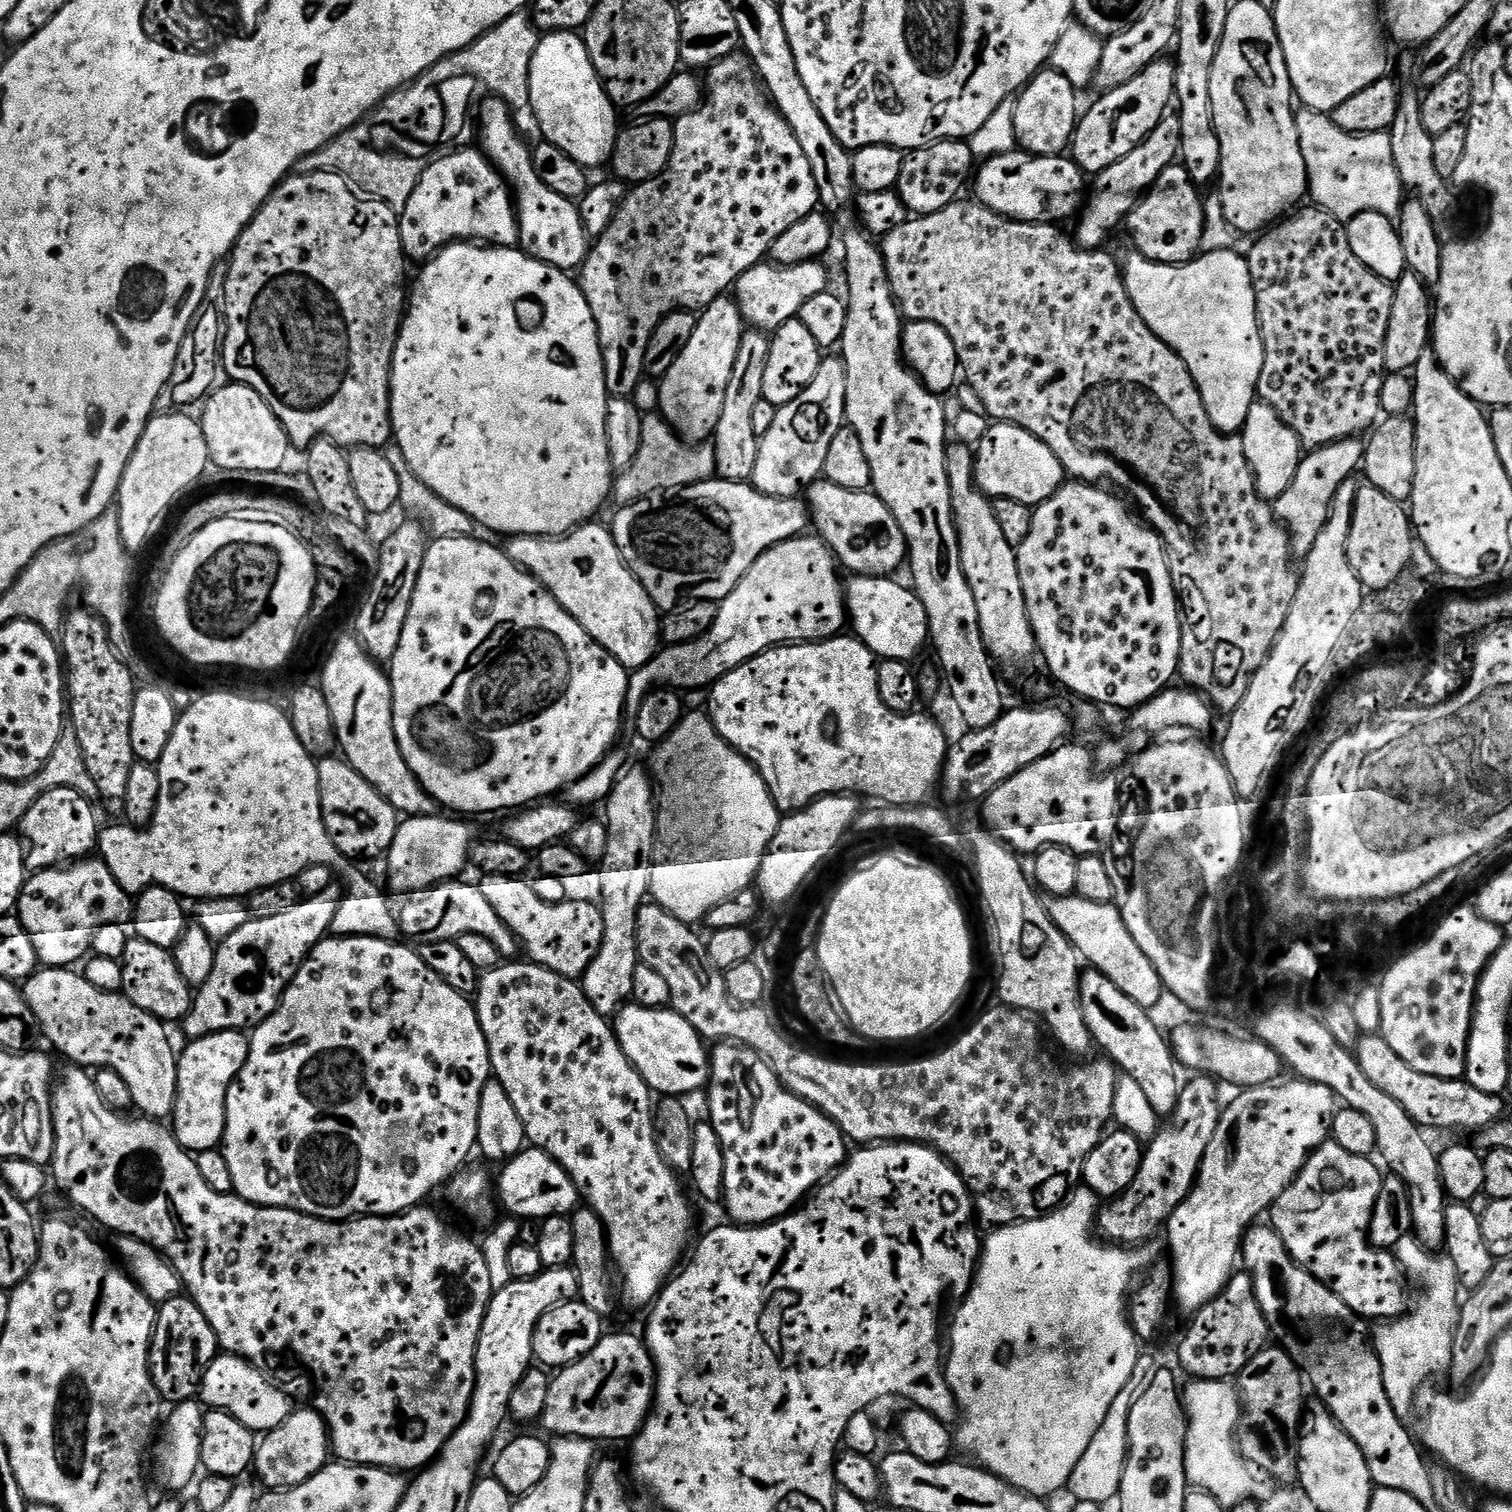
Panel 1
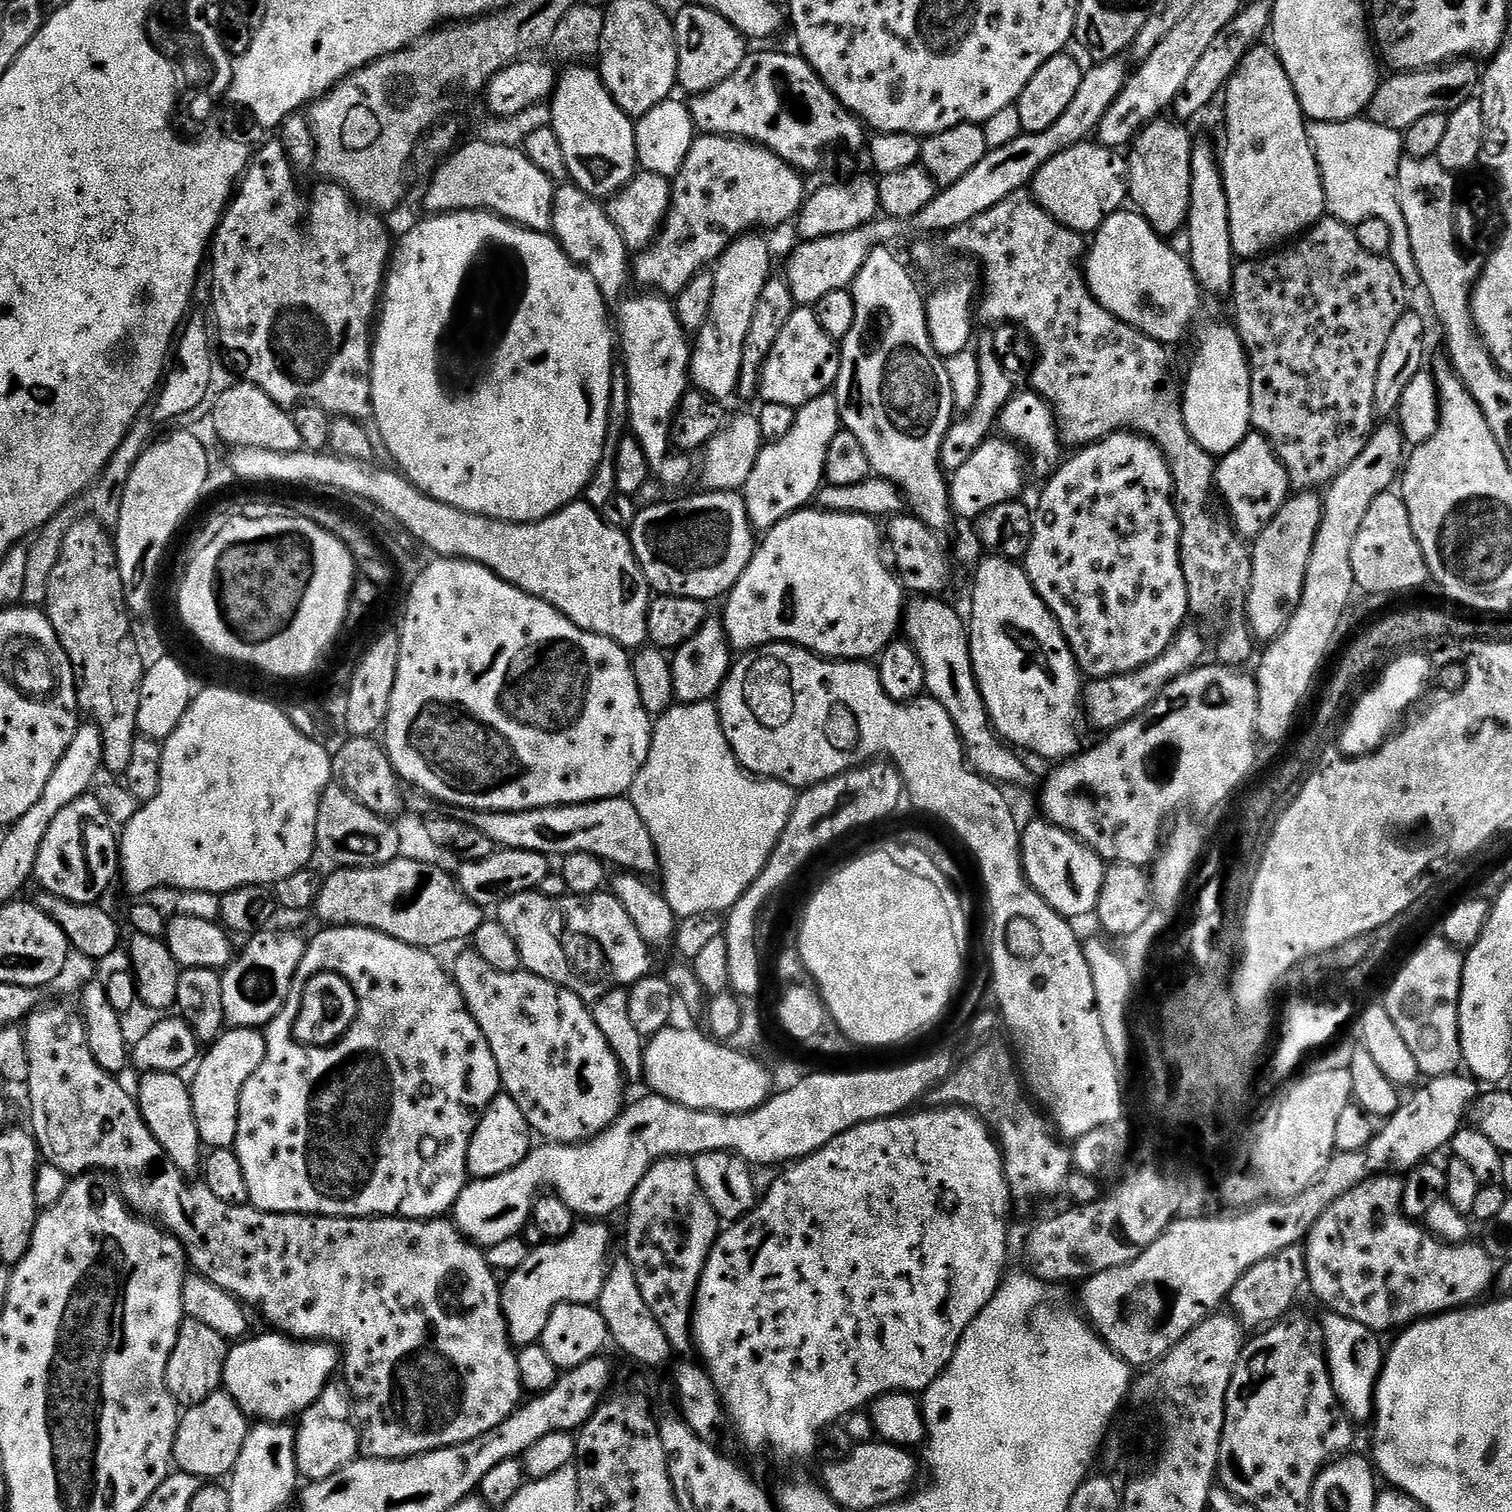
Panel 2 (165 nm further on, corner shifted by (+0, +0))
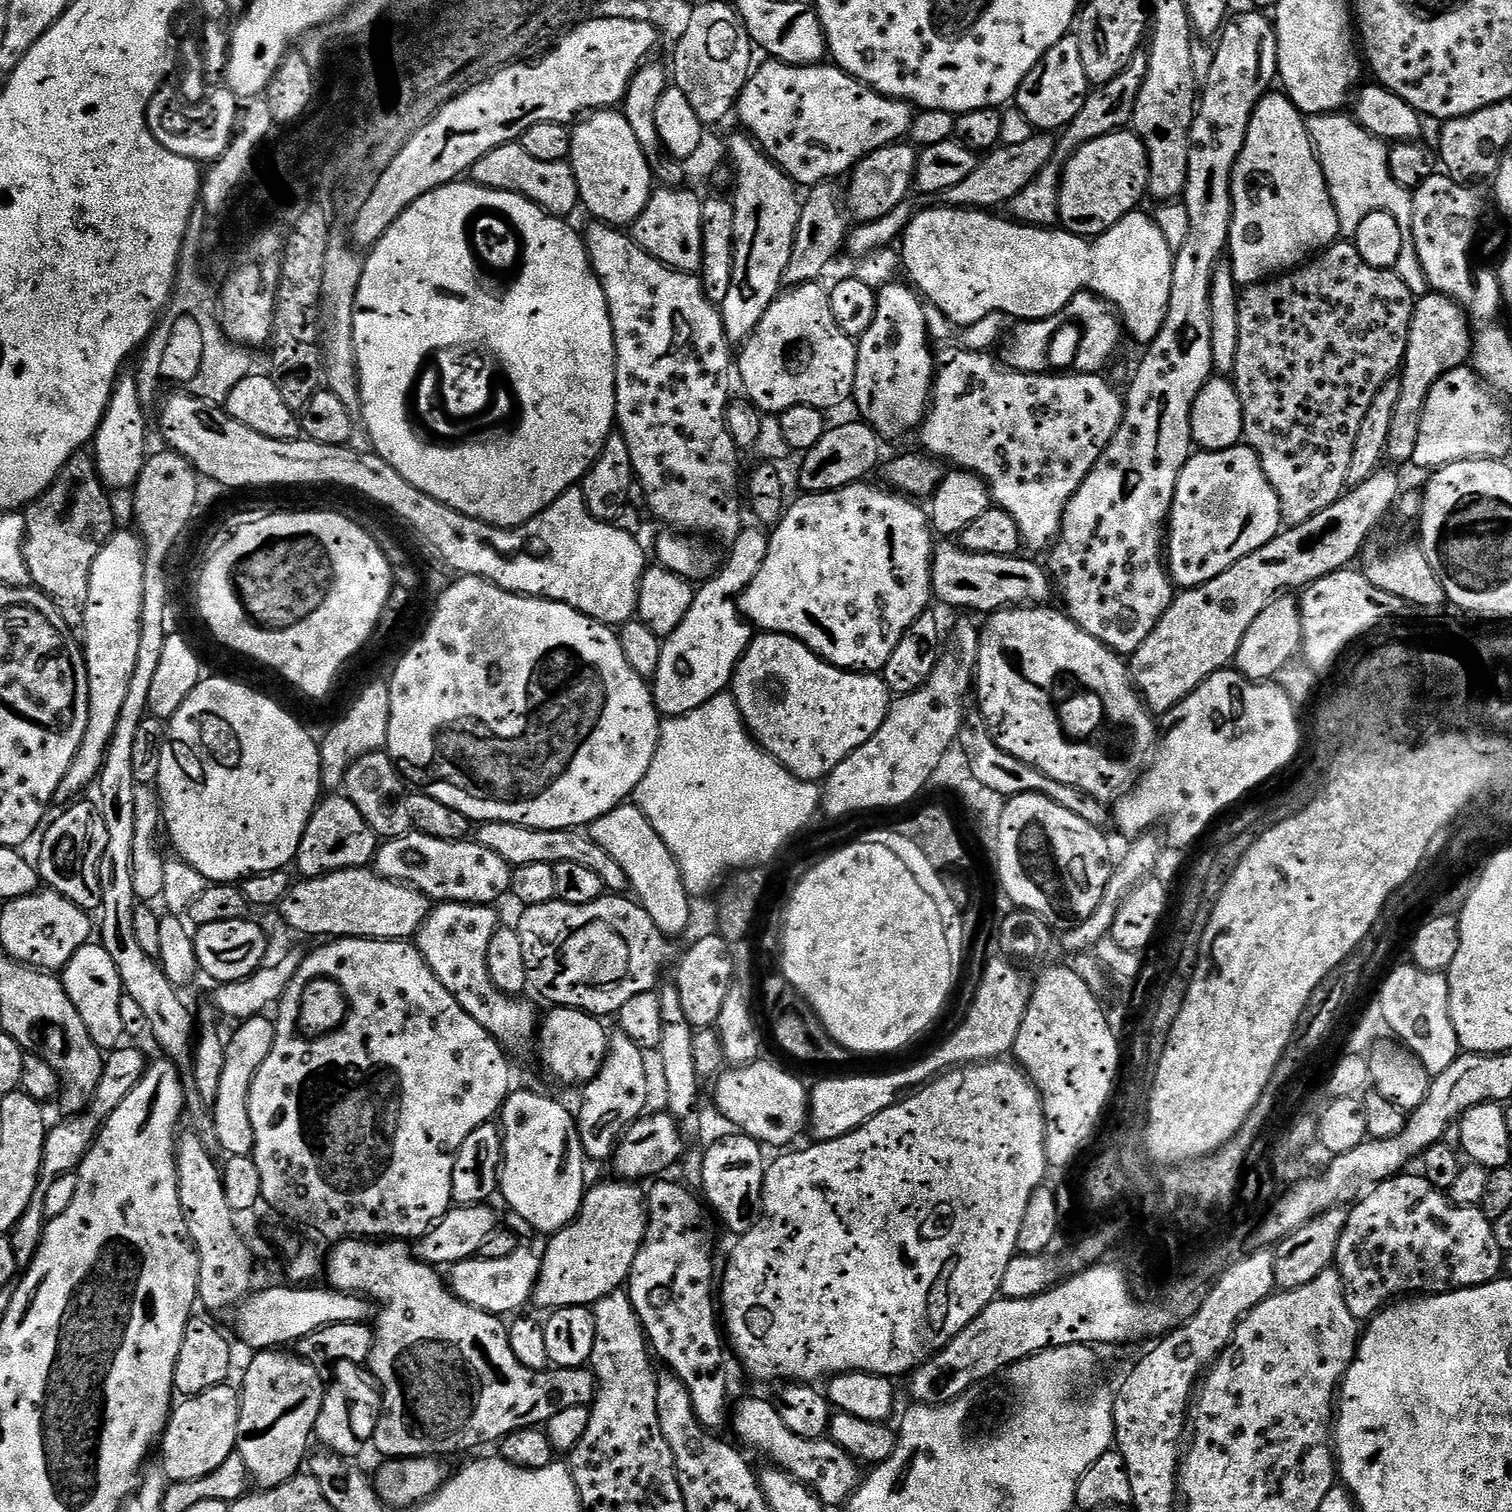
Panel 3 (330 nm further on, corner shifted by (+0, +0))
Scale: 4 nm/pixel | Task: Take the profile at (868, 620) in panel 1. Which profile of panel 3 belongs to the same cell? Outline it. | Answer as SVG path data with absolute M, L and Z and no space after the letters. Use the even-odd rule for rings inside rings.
M972 710L967 713L966 726L960 729L958 741L970 758L974 778L982 782L985 790L997 792L1003 798L1027 792L1043 792L1046 798L1058 802L1058 806L1063 806L1065 810L1070 810L1070 814L1078 814L1078 818L1090 822L1090 826L1101 830L1113 827L1114 816L1105 801L1086 794L1086 790L1078 790L1078 786L1066 786L1066 782L1056 782L1037 768L1031 768L1026 762L1014 758L1014 754L1006 754L1006 750L999 748L995 736L992 735L992 729L979 711Z

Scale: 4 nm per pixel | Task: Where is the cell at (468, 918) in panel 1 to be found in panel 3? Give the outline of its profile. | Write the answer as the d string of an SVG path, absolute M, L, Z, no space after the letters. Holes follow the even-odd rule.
M343 868L341 872L328 872L325 876L293 883L278 905L278 913L296 932L320 938L355 938L358 940L408 940L415 937L428 917L430 901L416 888L383 880L375 871L363 868Z

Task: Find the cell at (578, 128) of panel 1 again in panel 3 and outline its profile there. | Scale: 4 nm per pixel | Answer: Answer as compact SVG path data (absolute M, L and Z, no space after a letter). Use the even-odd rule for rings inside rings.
M601 110L591 113L571 129L571 134L570 163L578 182L580 204L588 207L589 214L597 221L613 226L631 226L652 197L654 177L623 111Z

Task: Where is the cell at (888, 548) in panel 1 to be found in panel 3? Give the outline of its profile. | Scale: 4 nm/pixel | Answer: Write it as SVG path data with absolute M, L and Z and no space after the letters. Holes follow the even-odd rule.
M956 542L940 543L932 553L932 594L937 601L952 608L991 614L1013 606L1044 606L1051 596L1053 599L1051 575L1032 560L1020 560L1019 555L974 554Z

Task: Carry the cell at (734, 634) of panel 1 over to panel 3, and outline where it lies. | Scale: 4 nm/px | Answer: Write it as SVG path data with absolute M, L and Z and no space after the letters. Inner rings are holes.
M872 482L851 484L837 492L813 492L801 495L787 505L786 511L778 523L771 529L768 536L766 562L762 562L762 570L750 582L750 586L741 594L738 601L741 613L753 629L761 633L777 632L783 636L793 636L800 640L810 651L833 664L835 668L846 668L854 672L879 673L886 666L886 658L894 654L894 646L898 646L898 638L906 634L910 622L918 618L923 612L929 611L933 603L932 594L932 553L934 551L934 533L927 511L919 508L915 499L900 495L899 492L875 488Z

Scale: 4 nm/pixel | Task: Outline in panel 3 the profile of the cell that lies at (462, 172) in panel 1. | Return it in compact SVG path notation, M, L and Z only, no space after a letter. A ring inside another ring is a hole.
M518 142L503 144L490 150L490 154L478 158L470 176L484 188L506 190L525 196L528 200L533 200L543 212L549 212L552 216L571 217L571 212L580 204L580 191L571 163L562 160L538 162L538 158L526 154L526 150L522 150Z

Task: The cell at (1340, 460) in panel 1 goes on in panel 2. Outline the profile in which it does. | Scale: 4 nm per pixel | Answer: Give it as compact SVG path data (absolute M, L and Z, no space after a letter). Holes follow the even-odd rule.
M1315 491L1289 495L1274 518L1251 541L1252 581L1248 587L1246 619L1257 641L1271 642L1284 631L1302 602L1310 550L1322 522L1324 501Z

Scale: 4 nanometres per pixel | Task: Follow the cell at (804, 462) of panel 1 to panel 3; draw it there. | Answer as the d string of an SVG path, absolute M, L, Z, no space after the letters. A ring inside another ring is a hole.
M741 527L736 539L731 541L728 561L725 564L723 561L722 566L717 567L715 573L696 588L696 597L694 602L690 602L686 618L682 618L678 630L674 630L674 634L667 636L662 643L662 658L658 658L658 670L650 684L652 701L661 717L685 716L698 710L698 706L710 702L710 698L721 695L731 685L732 675L736 673L736 663L743 658L754 639L753 629L744 619L738 601L750 582L754 582L758 570L762 570L762 562L766 562L768 536L763 527L755 527Z

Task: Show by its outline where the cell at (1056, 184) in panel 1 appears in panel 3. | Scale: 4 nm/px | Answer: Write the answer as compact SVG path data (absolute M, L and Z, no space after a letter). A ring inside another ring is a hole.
M1121 130L1118 132L1111 132L1102 138L1094 138L1090 142L1086 142L1077 152L1074 153L1064 164L1064 177L1060 183L1060 218L1059 223L1062 225L1063 231L1072 232L1076 236L1085 238L1095 238L1109 232L1115 224L1123 216L1130 215L1131 212L1137 211L1141 207L1140 199L1145 199L1148 191L1148 155L1146 154L1146 146L1136 137L1136 133L1131 130Z

